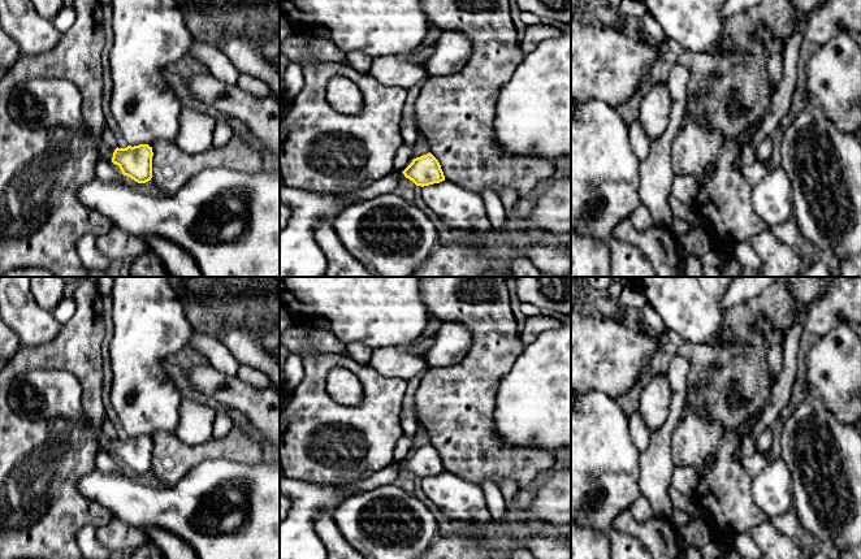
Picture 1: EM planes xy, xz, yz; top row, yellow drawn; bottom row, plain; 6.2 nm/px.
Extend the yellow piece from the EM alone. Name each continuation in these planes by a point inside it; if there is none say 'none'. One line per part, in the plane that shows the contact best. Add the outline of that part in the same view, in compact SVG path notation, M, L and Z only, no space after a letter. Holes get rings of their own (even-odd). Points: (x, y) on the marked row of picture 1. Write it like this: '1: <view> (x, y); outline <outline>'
1: xy (105, 152); outline M103 139L99 140L99 143L96 144L96 150L98 150L98 152L99 152L100 159L112 162L112 157L113 157L114 150L112 150L111 147L108 147L108 146L103 142Z

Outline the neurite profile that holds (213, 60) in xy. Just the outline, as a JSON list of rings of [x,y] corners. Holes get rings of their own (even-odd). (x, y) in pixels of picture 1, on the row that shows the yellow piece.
[[[192,40],[189,55],[199,61],[213,77],[225,83],[237,84],[241,73],[220,49]]]

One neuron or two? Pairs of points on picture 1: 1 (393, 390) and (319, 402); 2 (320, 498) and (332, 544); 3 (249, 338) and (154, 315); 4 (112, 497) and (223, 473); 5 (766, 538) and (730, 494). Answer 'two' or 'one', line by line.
1: one
2: two
3: two
4: one
5: two

